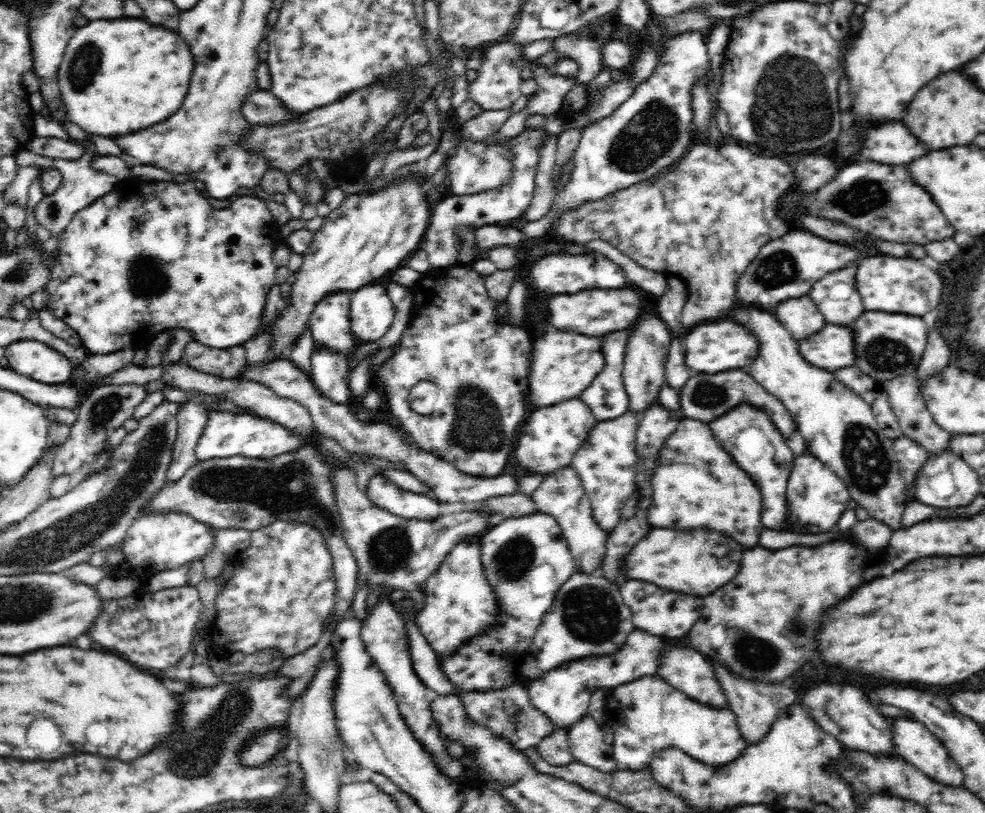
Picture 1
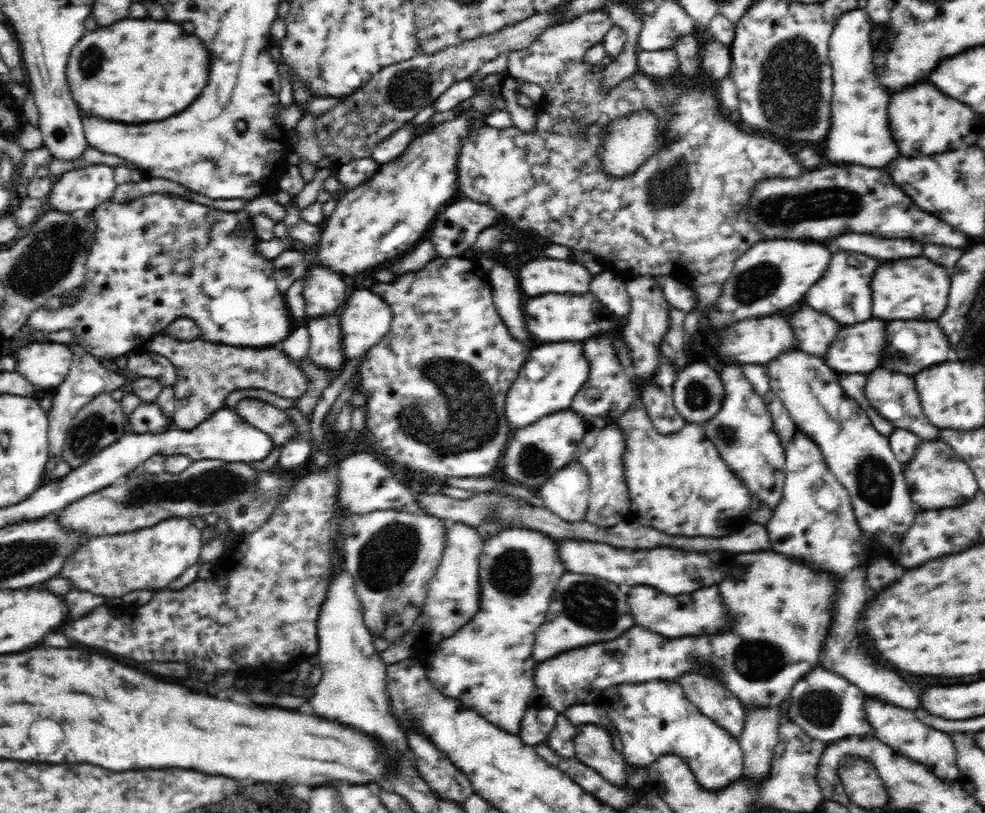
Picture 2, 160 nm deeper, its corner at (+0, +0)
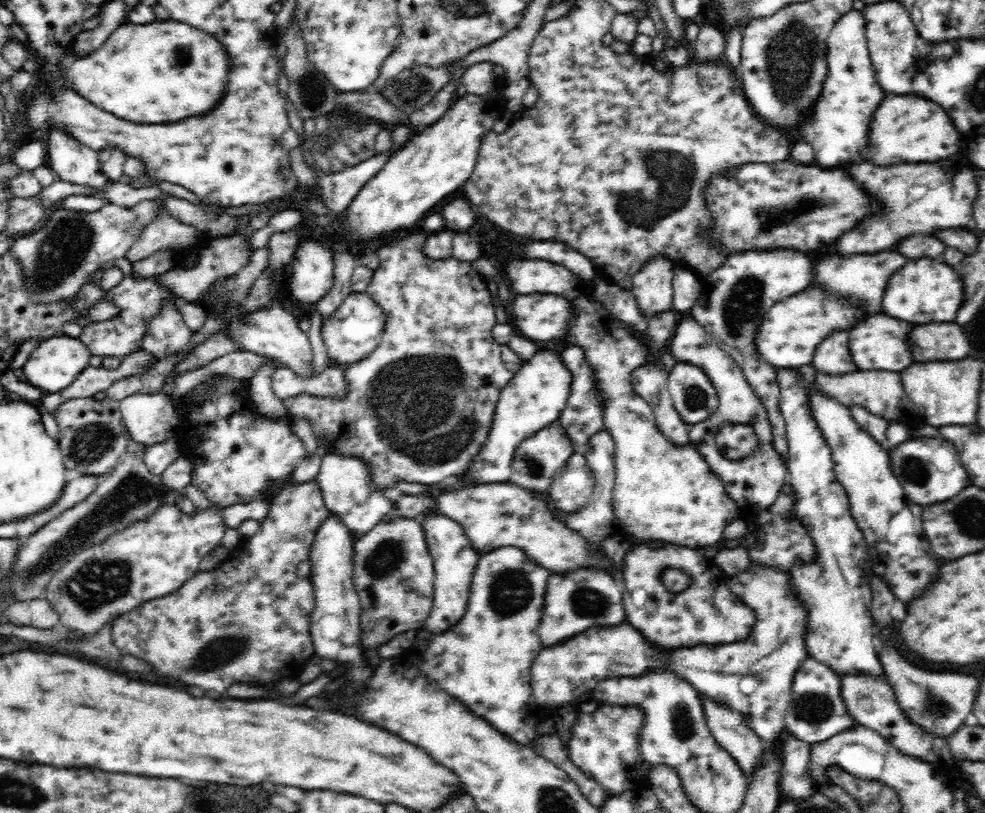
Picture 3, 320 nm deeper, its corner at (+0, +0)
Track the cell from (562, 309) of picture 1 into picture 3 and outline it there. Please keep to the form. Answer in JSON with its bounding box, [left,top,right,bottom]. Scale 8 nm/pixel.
[509,294,572,342]

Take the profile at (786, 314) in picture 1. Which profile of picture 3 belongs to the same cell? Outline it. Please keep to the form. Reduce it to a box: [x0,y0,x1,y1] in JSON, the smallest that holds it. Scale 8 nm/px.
[812,332,860,375]

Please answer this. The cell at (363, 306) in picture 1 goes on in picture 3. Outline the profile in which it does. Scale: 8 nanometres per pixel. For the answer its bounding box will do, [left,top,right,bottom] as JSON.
[320,292,385,364]

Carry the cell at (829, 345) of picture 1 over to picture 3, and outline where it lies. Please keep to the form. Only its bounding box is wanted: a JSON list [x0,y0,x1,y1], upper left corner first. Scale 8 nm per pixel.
[849,313,915,372]

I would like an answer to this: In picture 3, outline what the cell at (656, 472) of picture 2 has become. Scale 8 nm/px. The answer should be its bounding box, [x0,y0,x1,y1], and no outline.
[556,292,740,549]

